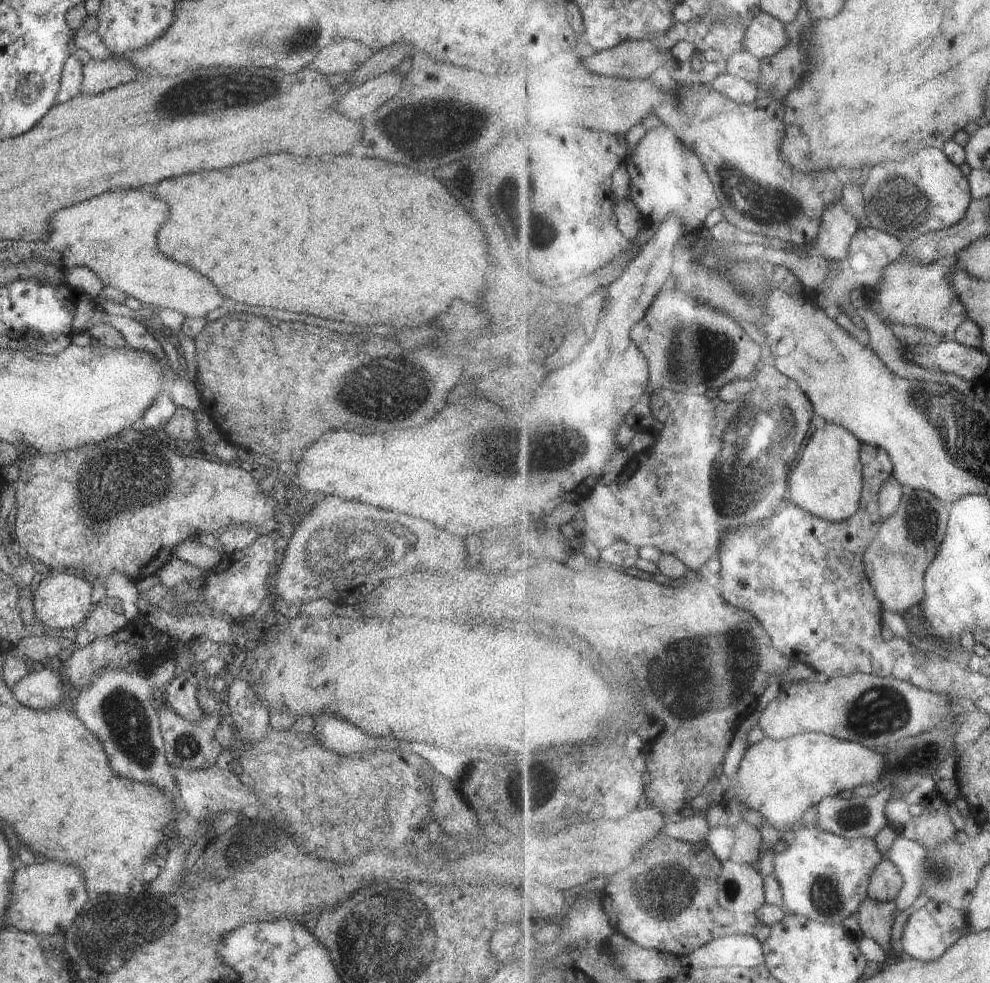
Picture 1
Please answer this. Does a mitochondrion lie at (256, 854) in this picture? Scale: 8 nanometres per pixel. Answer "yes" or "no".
yes

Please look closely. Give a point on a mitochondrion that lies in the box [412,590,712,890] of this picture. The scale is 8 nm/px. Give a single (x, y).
(538, 783)

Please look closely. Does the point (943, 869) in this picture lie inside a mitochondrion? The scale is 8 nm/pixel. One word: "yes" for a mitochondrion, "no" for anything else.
yes

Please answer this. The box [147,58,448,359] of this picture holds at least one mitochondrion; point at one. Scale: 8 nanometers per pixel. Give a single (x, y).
(196, 92)

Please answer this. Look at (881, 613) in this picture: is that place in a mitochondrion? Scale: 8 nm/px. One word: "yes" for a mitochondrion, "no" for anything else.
no

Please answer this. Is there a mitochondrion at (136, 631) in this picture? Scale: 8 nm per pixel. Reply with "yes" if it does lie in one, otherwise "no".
no

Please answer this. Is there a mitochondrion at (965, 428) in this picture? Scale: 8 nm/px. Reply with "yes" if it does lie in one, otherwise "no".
yes

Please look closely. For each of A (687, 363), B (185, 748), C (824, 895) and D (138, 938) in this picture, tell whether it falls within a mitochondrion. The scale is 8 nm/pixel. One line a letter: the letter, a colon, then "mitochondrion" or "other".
A: mitochondrion
B: mitochondrion
C: mitochondrion
D: mitochondrion

